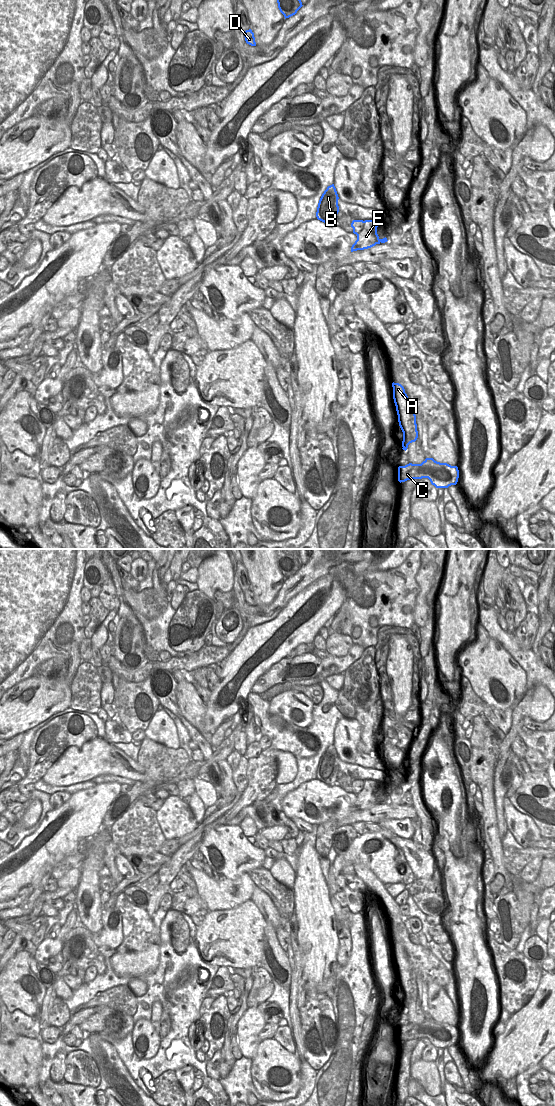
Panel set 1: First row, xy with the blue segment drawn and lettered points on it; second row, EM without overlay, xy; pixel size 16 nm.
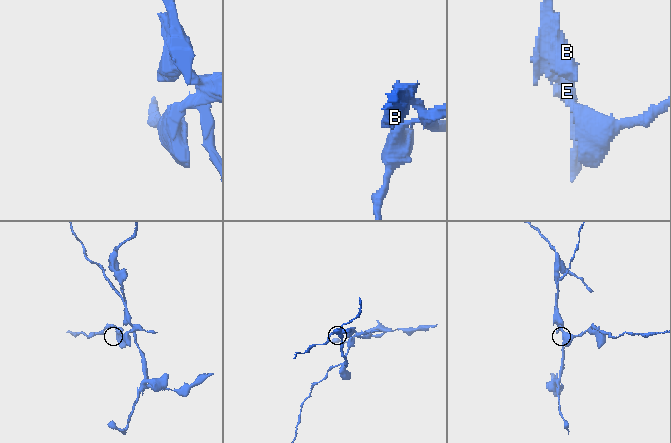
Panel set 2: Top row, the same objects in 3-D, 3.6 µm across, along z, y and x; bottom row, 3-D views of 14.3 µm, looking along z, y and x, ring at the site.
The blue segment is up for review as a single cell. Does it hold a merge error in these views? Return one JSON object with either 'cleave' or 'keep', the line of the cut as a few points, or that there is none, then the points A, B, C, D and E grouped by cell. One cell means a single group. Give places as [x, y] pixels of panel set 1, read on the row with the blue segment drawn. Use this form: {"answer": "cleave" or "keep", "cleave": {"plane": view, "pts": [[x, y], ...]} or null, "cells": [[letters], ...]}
{"answer": "cleave", "cleave": {"plane": "xy", "pts": [[364, 221], [364, 227], [357, 237]]}, "cells": [["A", "B", "C", "D"], ["E"]]}

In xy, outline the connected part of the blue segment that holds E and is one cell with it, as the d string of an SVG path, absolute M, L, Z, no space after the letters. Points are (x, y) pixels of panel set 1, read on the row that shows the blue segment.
M365 220L364 228L358 234L357 240L351 247L351 252L364 250L375 246L376 244L387 242L387 238L380 239L377 234L378 222L375 220Z

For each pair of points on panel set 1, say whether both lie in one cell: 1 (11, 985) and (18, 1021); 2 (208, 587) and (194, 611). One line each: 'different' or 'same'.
1: different
2: different

